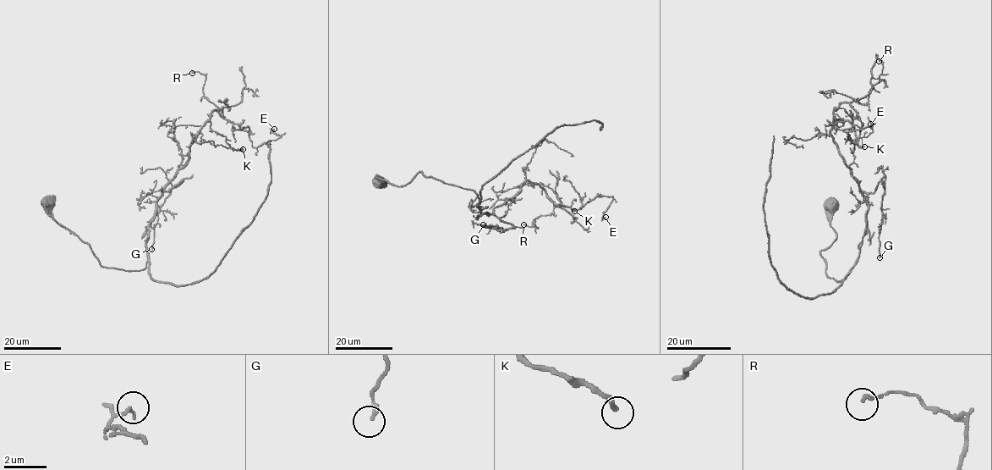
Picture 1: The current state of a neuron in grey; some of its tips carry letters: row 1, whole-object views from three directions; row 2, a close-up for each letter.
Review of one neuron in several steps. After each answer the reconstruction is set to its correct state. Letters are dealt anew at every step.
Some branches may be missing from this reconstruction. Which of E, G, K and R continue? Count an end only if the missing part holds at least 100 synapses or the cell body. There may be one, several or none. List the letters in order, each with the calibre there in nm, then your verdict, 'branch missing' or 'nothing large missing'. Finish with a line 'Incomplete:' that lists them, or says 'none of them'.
E: calibre 100 nm; nothing large missing
G: calibre 170 nm; nothing large missing
K: calibre 240 nm; nothing large missing
R: calibre 140 nm; nothing large missing
Incomplete: none of them

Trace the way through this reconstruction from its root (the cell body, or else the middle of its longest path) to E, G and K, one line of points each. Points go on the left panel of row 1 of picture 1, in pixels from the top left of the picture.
E: (46, 201), (101, 266), (141, 270), (156, 201), (209, 115), (236, 124), (254, 147), (279, 138), (274, 129)
G: (46, 201), (52, 216), (86, 242), (101, 266), (141, 270), (156, 201), (181, 181), (157, 214), (151, 249)
K: (46, 201), (101, 266), (141, 270), (156, 201), (188, 158), (197, 133), (210, 122), (231, 147), (243, 149)

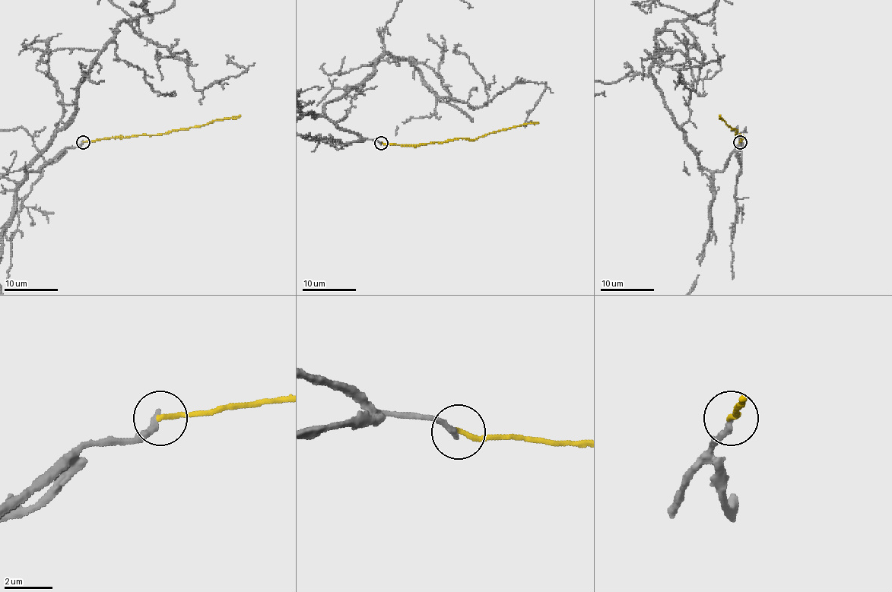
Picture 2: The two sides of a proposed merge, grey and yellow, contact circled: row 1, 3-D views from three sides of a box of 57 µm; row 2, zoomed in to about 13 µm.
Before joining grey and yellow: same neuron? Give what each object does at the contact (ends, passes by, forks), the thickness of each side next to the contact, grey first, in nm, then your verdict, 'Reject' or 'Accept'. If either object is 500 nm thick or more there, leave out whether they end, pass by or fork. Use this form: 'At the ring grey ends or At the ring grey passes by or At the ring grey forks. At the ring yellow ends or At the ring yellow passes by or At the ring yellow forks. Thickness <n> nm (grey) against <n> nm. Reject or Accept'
At the ring grey ends. At the ring yellow ends. Thickness 280 nm (grey) against 190 nm. Reject

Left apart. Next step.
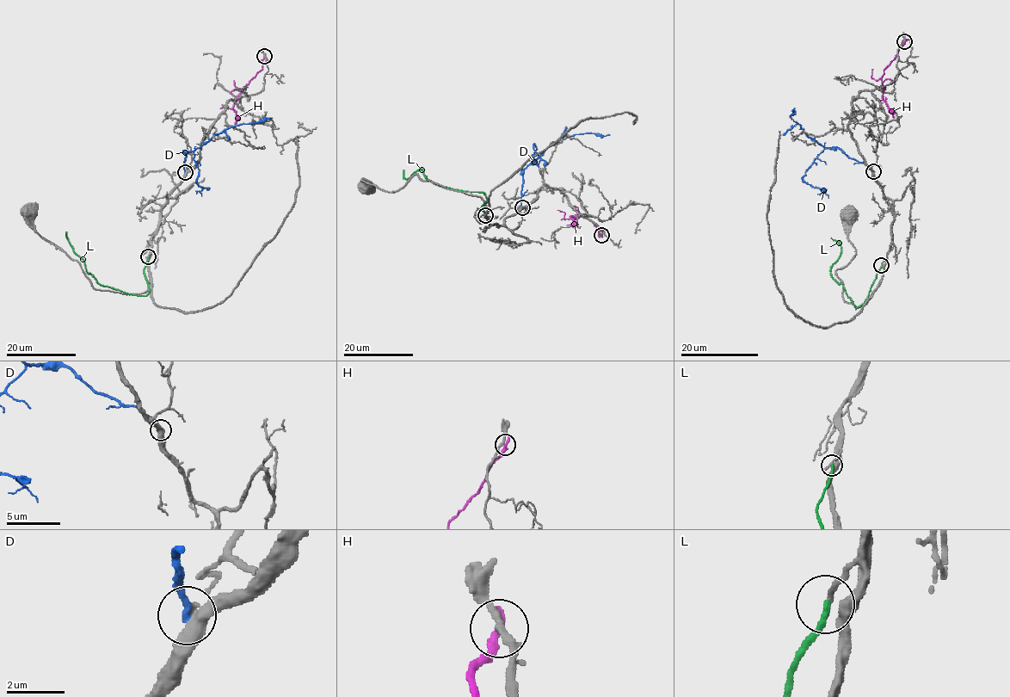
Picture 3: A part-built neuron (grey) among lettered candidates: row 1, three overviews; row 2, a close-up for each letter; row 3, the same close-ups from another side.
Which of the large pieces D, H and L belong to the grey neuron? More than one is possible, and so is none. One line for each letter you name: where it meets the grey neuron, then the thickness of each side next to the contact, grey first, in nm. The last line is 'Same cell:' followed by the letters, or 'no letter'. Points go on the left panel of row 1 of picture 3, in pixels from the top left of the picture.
Same cell: no letter

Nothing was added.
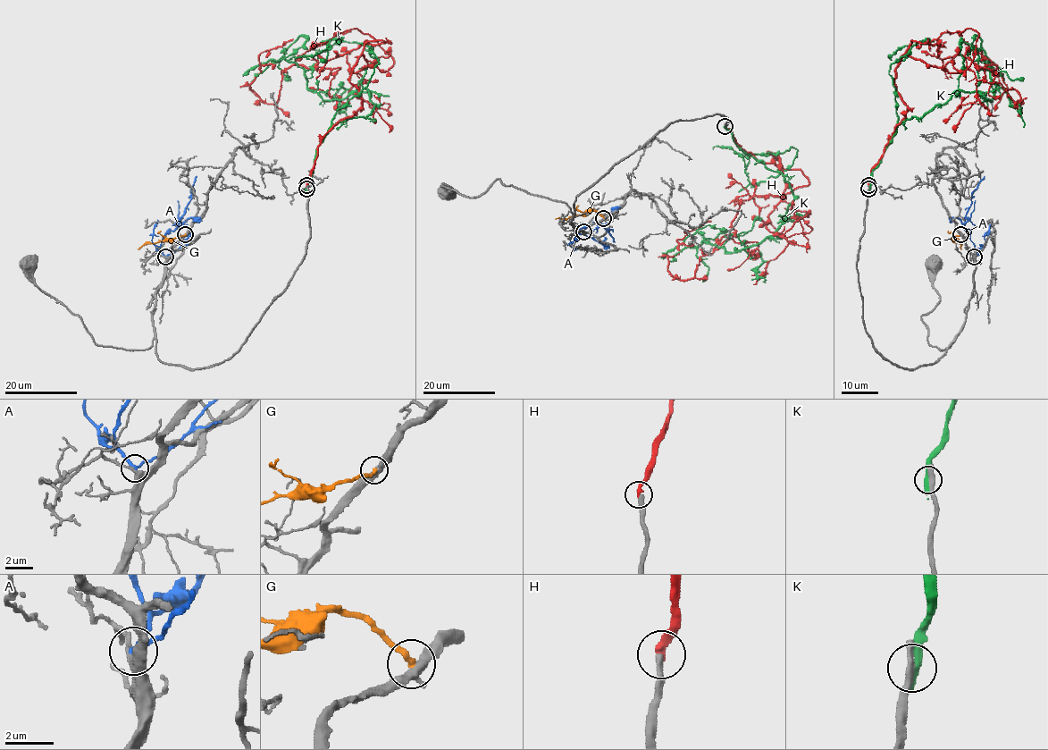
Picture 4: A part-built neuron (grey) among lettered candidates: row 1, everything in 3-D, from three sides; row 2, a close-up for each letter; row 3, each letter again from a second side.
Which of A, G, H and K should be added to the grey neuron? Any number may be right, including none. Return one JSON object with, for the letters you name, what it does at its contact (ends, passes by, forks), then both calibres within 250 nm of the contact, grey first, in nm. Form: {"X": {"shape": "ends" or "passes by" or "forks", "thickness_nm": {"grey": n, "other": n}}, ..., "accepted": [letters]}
{"H": {"shape": "ends", "thickness_nm": {"grey": 280, "other": 320}}, "accepted": ["H"]}

